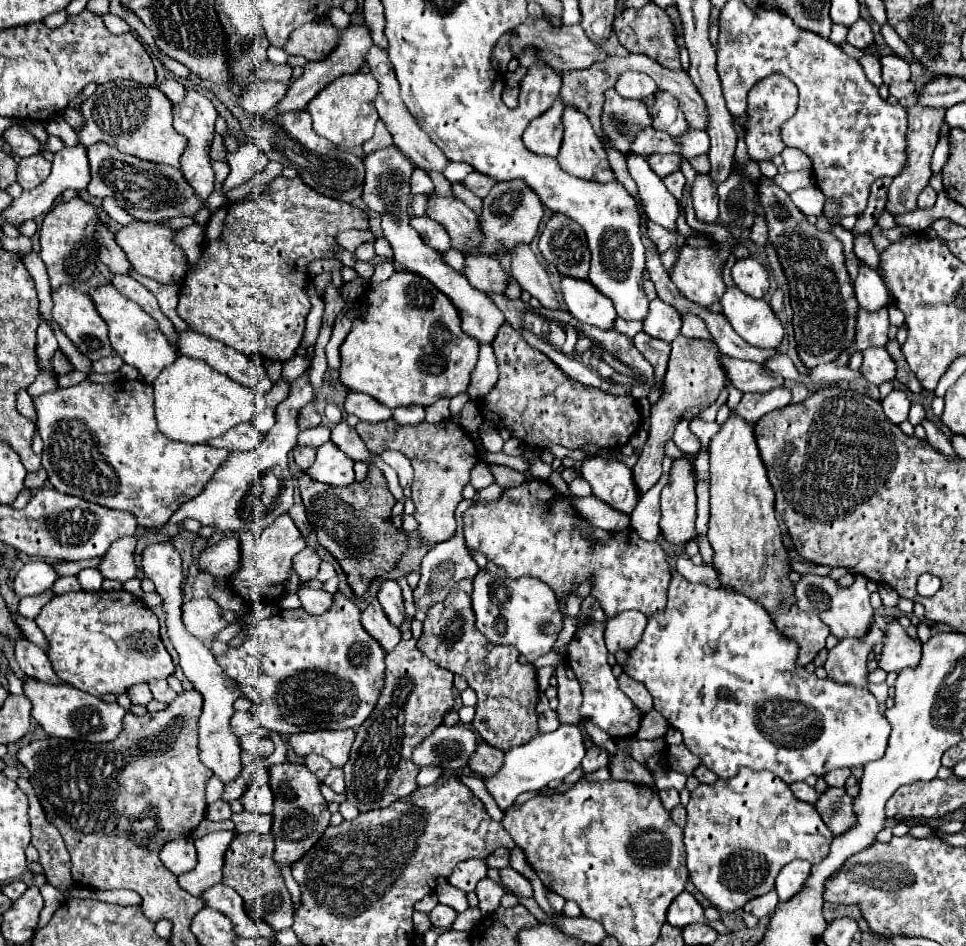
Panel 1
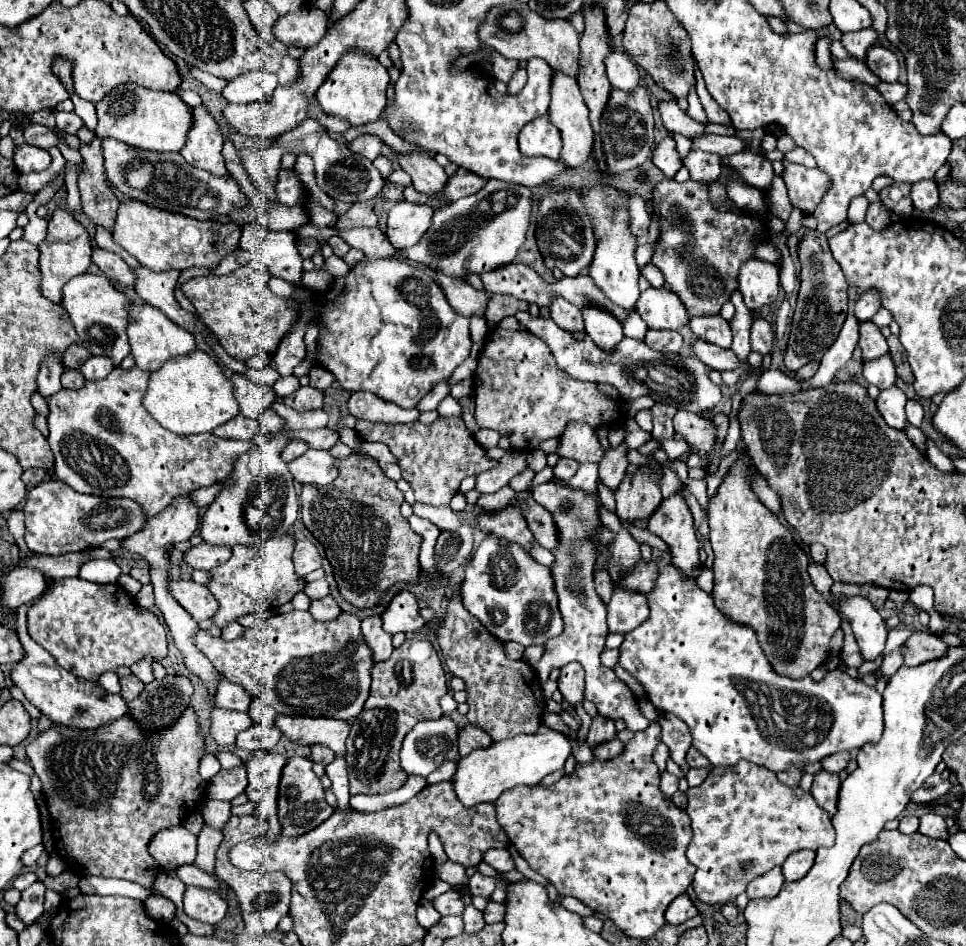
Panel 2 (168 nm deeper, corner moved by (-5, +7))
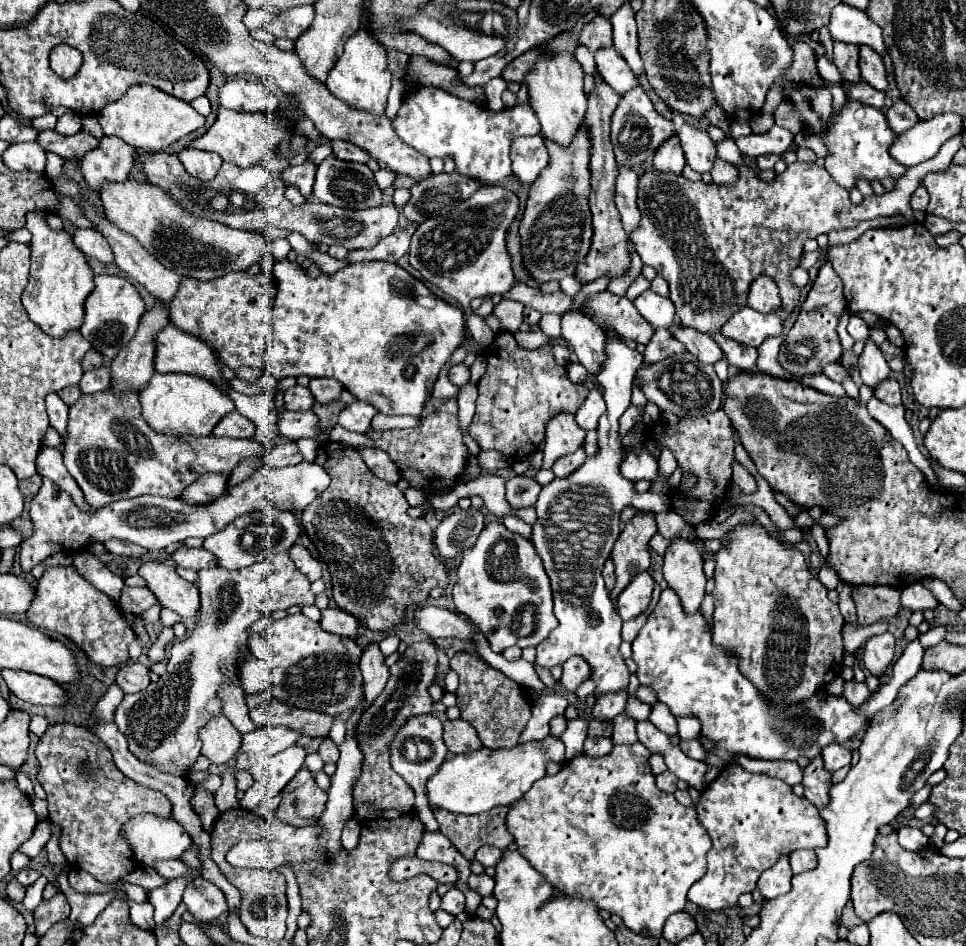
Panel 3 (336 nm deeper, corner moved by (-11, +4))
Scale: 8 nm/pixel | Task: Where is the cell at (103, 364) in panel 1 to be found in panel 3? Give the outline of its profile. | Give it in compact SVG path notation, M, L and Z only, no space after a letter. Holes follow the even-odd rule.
M99 367L99 369L85 371L79 381L79 389L83 395L93 395L93 393L109 389L109 369Z

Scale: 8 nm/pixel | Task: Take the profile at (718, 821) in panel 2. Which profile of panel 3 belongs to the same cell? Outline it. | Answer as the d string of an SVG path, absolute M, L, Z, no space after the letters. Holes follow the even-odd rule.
M731 763L721 769L717 779L711 781L701 793L701 799L695 809L701 825L707 829L713 841L713 847L707 853L707 873L699 881L695 881L687 893L687 899L703 911L723 911L733 907L741 893L753 891L757 887L759 875L771 865L775 865L779 853L789 855L795 849L817 849L827 845L825 821L821 819L819 809L815 809L815 805L811 805L805 797L797 797L785 781L771 779L767 775L747 773L737 763Z

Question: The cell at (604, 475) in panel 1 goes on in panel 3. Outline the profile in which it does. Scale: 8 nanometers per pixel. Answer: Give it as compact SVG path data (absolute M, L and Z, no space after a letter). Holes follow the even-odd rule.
M557 413L545 425L545 449L541 469L551 469L557 457L573 453L581 447L585 431L575 423L573 413Z

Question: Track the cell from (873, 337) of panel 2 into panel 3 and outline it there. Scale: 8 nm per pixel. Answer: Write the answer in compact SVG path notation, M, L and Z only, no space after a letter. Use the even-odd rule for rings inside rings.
M871 339L865 343L865 351L859 357L857 365L859 365L859 371L861 371L863 383L871 389L875 389L887 377L891 377L891 369L887 365L883 353L879 353L879 347Z

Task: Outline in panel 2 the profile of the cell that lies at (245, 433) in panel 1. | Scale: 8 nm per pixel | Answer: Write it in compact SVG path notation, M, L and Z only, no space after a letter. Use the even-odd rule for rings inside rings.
M237 416L233 420L229 420L225 426L219 426L217 430L213 430L215 436L221 438L231 438L231 440L251 440L259 434L259 422L247 416Z

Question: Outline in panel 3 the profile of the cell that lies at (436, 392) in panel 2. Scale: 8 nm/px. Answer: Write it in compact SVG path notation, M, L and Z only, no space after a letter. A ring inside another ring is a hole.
M457 363L457 365L453 365L453 367L449 369L449 379L451 379L457 387L463 387L465 383L469 383L469 377L471 377L471 373L469 373L469 367L467 367L465 363Z

